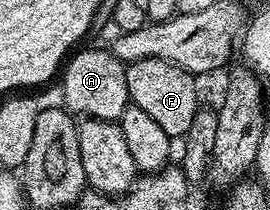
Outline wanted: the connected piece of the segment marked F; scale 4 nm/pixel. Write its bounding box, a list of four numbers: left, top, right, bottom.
[126,59,200,137]

